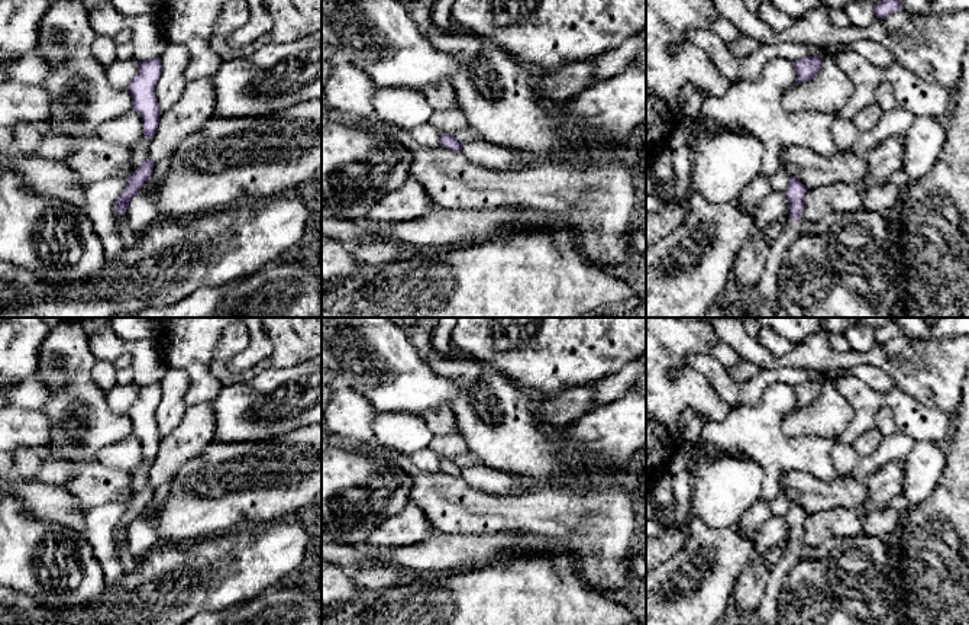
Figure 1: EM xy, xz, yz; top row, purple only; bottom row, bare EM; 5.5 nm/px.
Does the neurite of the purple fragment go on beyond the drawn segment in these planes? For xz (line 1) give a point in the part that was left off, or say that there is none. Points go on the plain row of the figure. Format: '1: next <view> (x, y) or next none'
1: next none

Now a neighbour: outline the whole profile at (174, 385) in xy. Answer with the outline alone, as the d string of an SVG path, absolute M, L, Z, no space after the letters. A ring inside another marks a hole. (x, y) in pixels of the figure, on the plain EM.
M168 368L159 381L162 396L155 410L155 421L159 436L169 435L183 421L187 410L184 396L188 390L190 378L185 371L178 368Z

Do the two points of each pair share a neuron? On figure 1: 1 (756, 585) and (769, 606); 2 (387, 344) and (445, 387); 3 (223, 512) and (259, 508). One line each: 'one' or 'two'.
1: two
2: one
3: one

